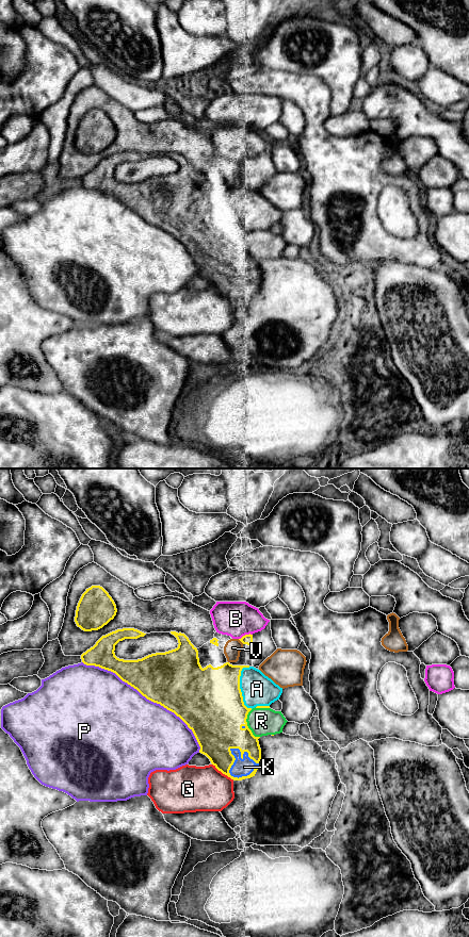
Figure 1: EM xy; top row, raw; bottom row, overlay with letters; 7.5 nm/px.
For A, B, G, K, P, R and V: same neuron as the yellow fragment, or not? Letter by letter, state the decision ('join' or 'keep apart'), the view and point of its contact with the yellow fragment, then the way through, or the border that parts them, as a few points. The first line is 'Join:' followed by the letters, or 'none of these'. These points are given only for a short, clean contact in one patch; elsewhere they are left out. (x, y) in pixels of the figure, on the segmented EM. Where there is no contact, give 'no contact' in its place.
Join: K
A: keep apart; contact xy (240, 689)
B: keep apart; contact xy (245, 635)
G: keep apart; contact xy (223, 773)
K: join; contact xy (245, 751)
P: keep apart; contact xy (148, 699)
R: keep apart; contact xy (246, 725)
V: keep apart; contact xy (241, 641)

